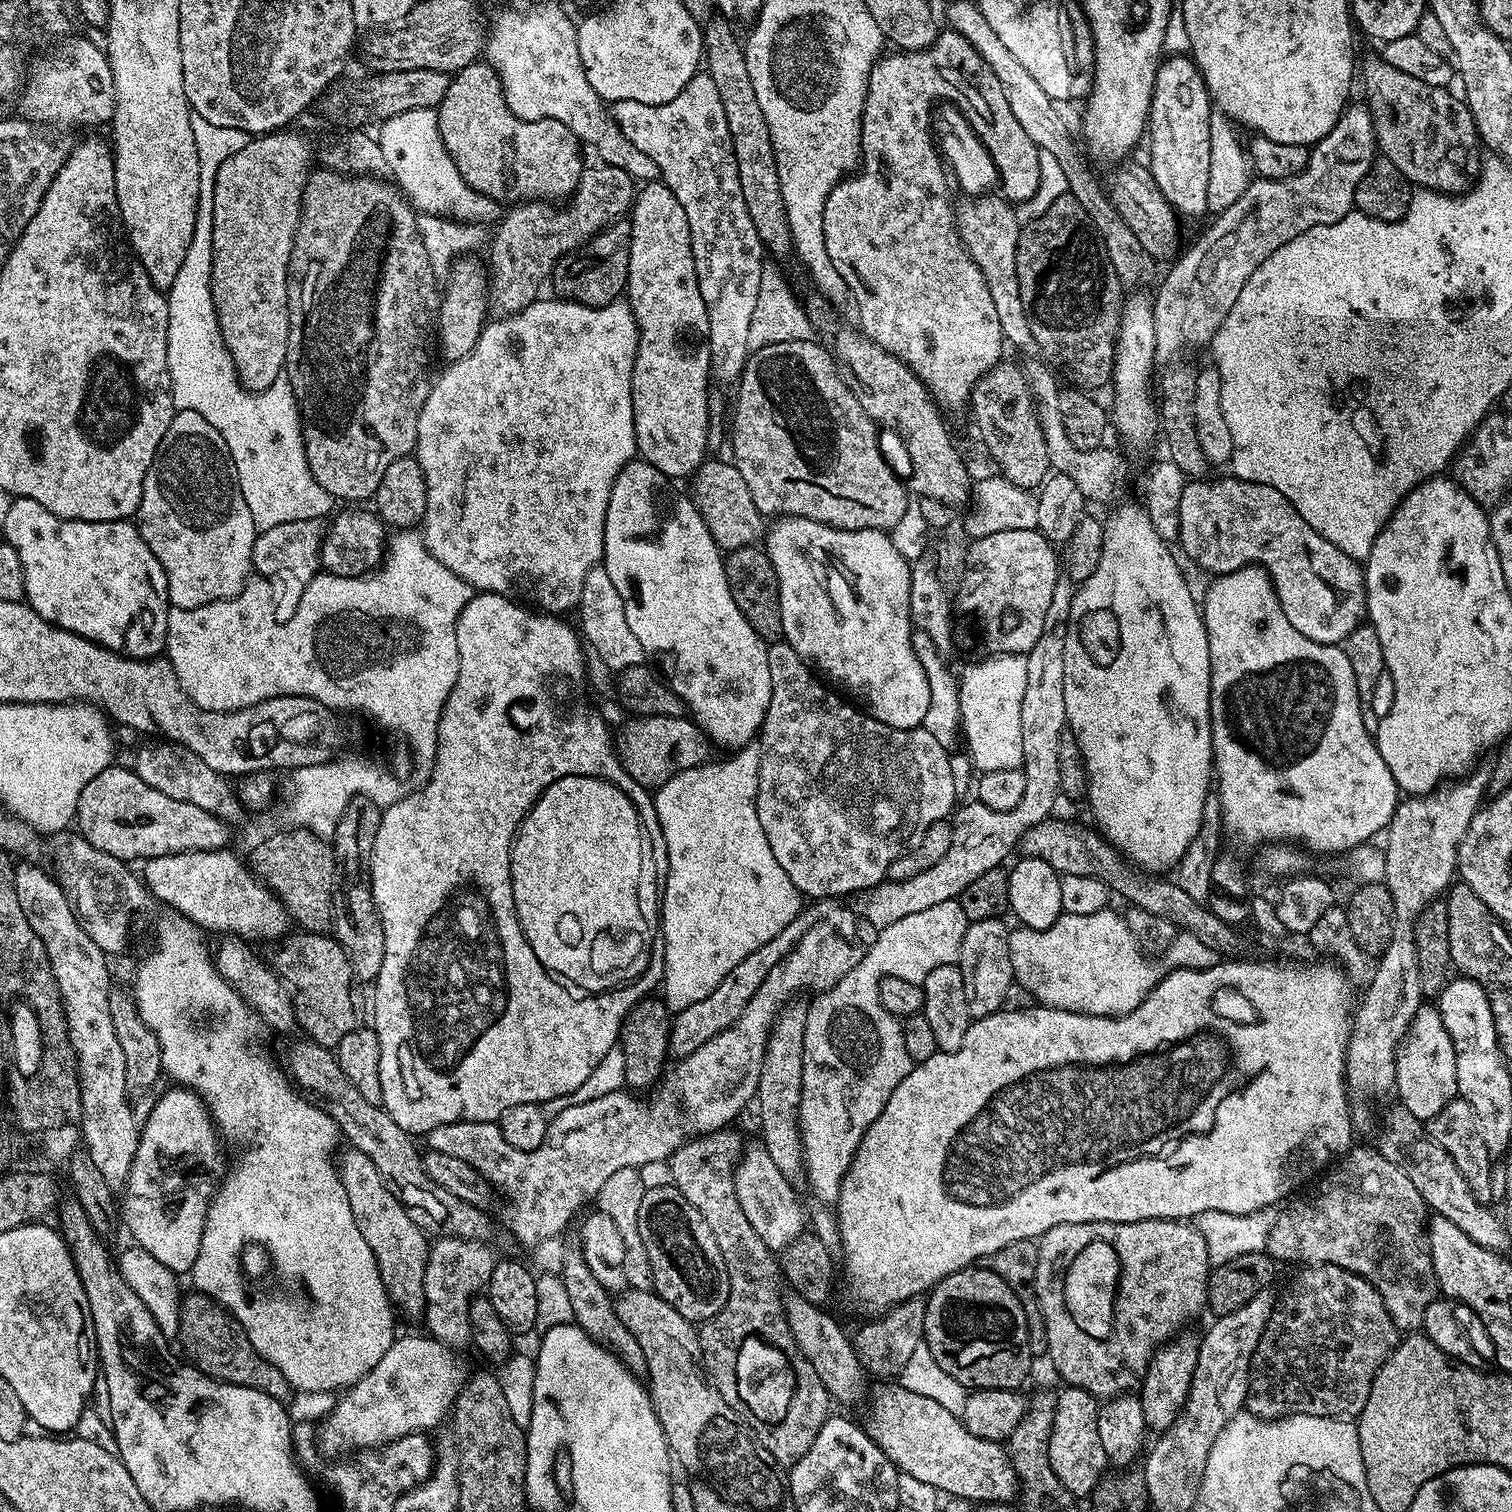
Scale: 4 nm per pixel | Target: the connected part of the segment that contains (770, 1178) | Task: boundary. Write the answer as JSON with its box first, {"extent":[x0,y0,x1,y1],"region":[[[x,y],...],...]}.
{"extent":[734,1146,806,1254],"region":[[[762,1146],[745,1147],[736,1166],[734,1188],[738,1194],[738,1204],[742,1206],[742,1214],[746,1214],[750,1226],[754,1226],[758,1238],[766,1242],[773,1253],[779,1254],[790,1246],[798,1237],[806,1232],[806,1212],[800,1209],[800,1200],[796,1197],[793,1181],[778,1170],[778,1165],[770,1158],[770,1154]]]}

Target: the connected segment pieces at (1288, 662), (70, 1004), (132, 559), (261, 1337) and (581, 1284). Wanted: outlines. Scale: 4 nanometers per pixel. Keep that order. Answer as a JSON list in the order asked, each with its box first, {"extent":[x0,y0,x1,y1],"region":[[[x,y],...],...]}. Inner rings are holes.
[{"extent":[1202,566,1398,854],"region":[[[1245,566],[1228,572],[1224,576],[1215,577],[1211,581],[1208,593],[1202,596],[1202,611],[1204,613],[1204,625],[1206,626],[1206,638],[1210,642],[1210,722],[1212,723],[1212,762],[1214,765],[1214,792],[1220,798],[1220,818],[1222,828],[1225,833],[1237,836],[1240,840],[1249,840],[1252,846],[1259,845],[1261,842],[1302,842],[1305,849],[1316,852],[1343,852],[1348,854],[1359,844],[1367,844],[1374,837],[1385,831],[1392,820],[1392,815],[1396,813],[1398,803],[1398,789],[1394,782],[1394,774],[1390,774],[1390,766],[1386,766],[1384,759],[1380,757],[1380,751],[1376,749],[1376,742],[1373,733],[1364,725],[1364,713],[1360,710],[1360,699],[1358,698],[1358,686],[1354,682],[1354,669],[1350,666],[1350,658],[1346,658],[1343,647],[1334,644],[1323,644],[1314,642],[1306,638],[1306,634],[1298,634],[1294,626],[1290,626],[1286,614],[1282,614],[1282,606],[1278,602],[1276,592],[1272,589],[1272,581],[1268,579],[1267,572],[1259,566]]]},{"extent":[14,862,141,1190],"region":[[[36,862],[17,863],[14,890],[18,890],[18,902],[22,902],[22,914],[26,914],[26,922],[34,926],[34,934],[38,934],[38,938],[42,938],[42,946],[46,946],[46,954],[58,982],[66,1026],[80,1075],[82,1114],[78,1128],[84,1131],[83,1147],[108,1185],[114,1190],[120,1190],[128,1183],[130,1166],[138,1150],[141,1125],[128,1101],[130,1093],[126,1086],[126,1054],[122,1054],[122,1046],[114,1034],[114,1018],[110,1018],[110,994],[114,984],[108,973],[109,957],[98,946],[98,942],[94,942],[94,938],[82,930],[60,881],[51,871],[43,872],[40,866]]]},{"extent":[3,496,170,660],"region":[[[21,496],[15,497],[11,503],[12,505],[4,512],[3,539],[10,546],[14,546],[14,550],[18,550],[18,558],[22,558],[26,603],[39,616],[46,618],[46,622],[50,622],[55,628],[70,630],[82,638],[94,641],[95,644],[101,644],[103,648],[108,648],[112,652],[119,652],[121,656],[130,656],[133,660],[159,657],[165,651],[168,642],[168,609],[170,607],[168,602],[168,583],[158,558],[154,558],[150,546],[146,546],[146,542],[140,536],[139,527],[128,520],[82,522],[81,520],[58,518],[58,514],[50,514],[50,510],[46,510],[46,506],[38,506],[38,502],[34,502],[30,498],[22,498]]]},{"extent":[130,915,396,1377],"region":[[[167,915],[156,924],[156,949],[137,970],[136,981],[130,985],[130,991],[142,1022],[146,1022],[158,1038],[163,1075],[198,1093],[208,1105],[216,1131],[226,1141],[227,1147],[236,1148],[236,1165],[227,1169],[208,1207],[202,1246],[198,1246],[198,1258],[190,1273],[191,1287],[205,1294],[211,1293],[211,1288],[225,1287],[218,1295],[219,1303],[244,1328],[255,1352],[278,1370],[283,1372],[284,1364],[292,1364],[296,1344],[300,1344],[300,1348],[320,1348],[320,1352],[328,1352],[328,1348],[340,1348],[340,1344],[328,1344],[328,1340],[320,1340],[320,1336],[344,1336],[344,1364],[364,1377],[396,1339],[394,1308],[382,1286],[374,1254],[366,1238],[362,1238],[354,1222],[354,1214],[350,1214],[350,1202],[334,1163],[338,1141],[336,1123],[301,1095],[285,1069],[281,1065],[279,1068],[264,1053],[260,1045],[260,1017],[220,977],[210,957],[210,948],[208,952],[204,945],[201,929],[182,915]],[[256,1240],[261,1240],[271,1250],[278,1277],[266,1285],[260,1282],[240,1284],[238,1249],[241,1244]],[[263,1292],[266,1300],[260,1300]],[[312,1296],[316,1296],[317,1313],[312,1316],[312,1328],[308,1328],[308,1324],[304,1324],[304,1316],[300,1316],[295,1305],[288,1304],[287,1300],[296,1300],[300,1306],[308,1308]]]},{"extent":[558,1246,648,1378],"region":[[[572,1246],[564,1252],[560,1260],[558,1275],[562,1286],[566,1286],[566,1295],[570,1298],[570,1306],[574,1309],[572,1319],[576,1325],[583,1330],[591,1340],[596,1340],[601,1346],[612,1352],[617,1358],[629,1368],[634,1375],[641,1378],[647,1377],[648,1367],[646,1366],[646,1354],[642,1354],[642,1346],[638,1346],[638,1338],[626,1330],[622,1318],[618,1318],[613,1293],[608,1292],[594,1278],[594,1270],[586,1266],[586,1258],[580,1253],[579,1247]]]}]

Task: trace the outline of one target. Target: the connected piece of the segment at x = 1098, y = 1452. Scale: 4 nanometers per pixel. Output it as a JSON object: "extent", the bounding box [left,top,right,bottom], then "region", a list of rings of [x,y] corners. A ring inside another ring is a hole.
{"extent":[1050,1386,1109,1498],"region":[[[1068,1386],[1063,1390],[1065,1392],[1061,1391],[1056,1397],[1050,1466],[1054,1466],[1054,1474],[1067,1492],[1076,1498],[1088,1498],[1100,1485],[1109,1467],[1106,1450],[1102,1450],[1102,1438],[1098,1438],[1098,1400],[1081,1388]]]}

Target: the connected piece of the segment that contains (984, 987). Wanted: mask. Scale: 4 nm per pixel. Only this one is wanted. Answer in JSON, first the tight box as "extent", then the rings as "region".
{"extent":[958,918,1014,1020],"region":[[[1000,918],[971,921],[962,940],[958,963],[966,982],[966,998],[973,1020],[1001,1011],[1008,991],[1014,988],[1014,944],[1010,939],[1010,928],[1008,932],[1004,922]]]}

